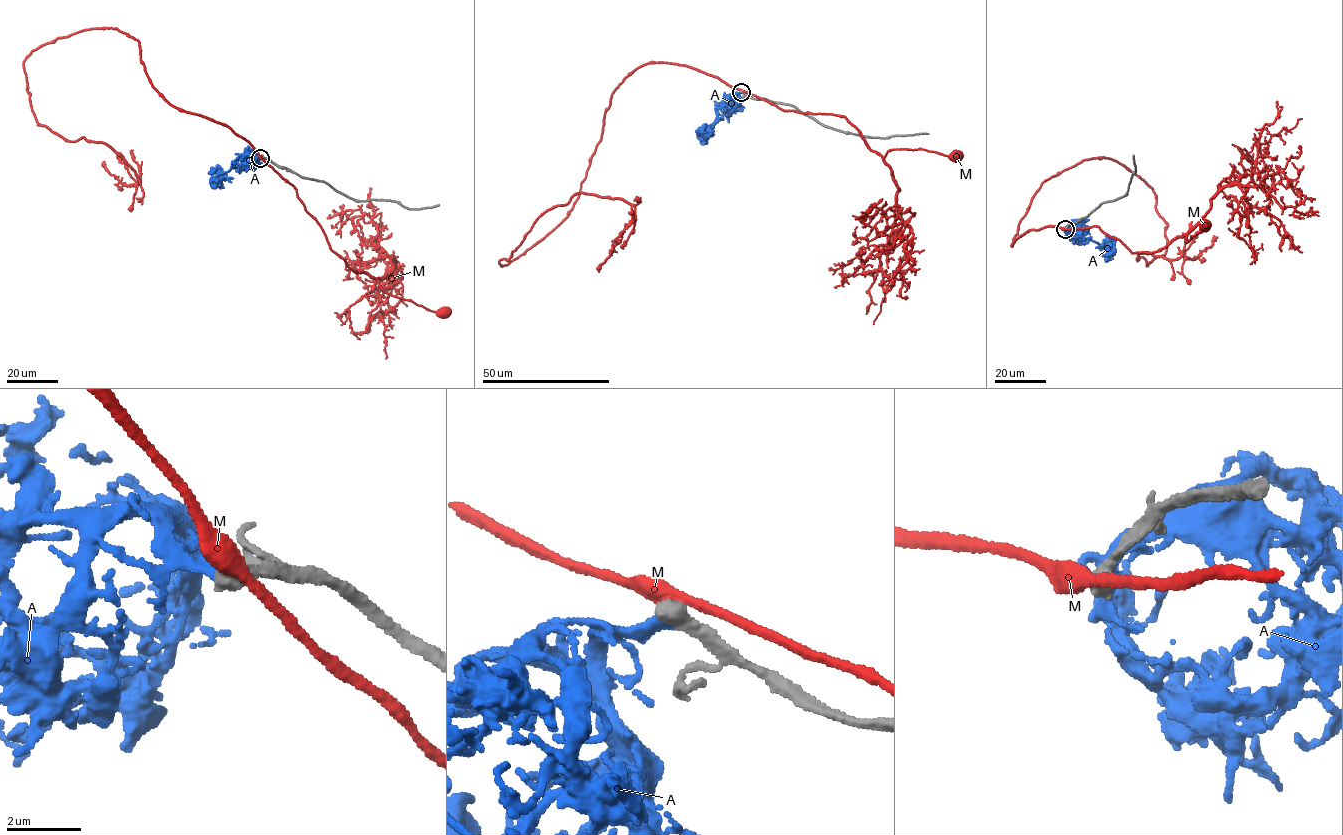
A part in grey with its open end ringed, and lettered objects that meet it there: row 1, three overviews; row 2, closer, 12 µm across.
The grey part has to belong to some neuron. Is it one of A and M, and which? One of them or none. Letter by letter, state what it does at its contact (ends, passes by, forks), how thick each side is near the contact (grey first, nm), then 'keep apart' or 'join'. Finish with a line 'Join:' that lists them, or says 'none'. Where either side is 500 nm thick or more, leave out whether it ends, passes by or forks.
A: calibres 550 and 320 nm; join
M: calibres 550 and 400 nm; keep apart
Join: A

